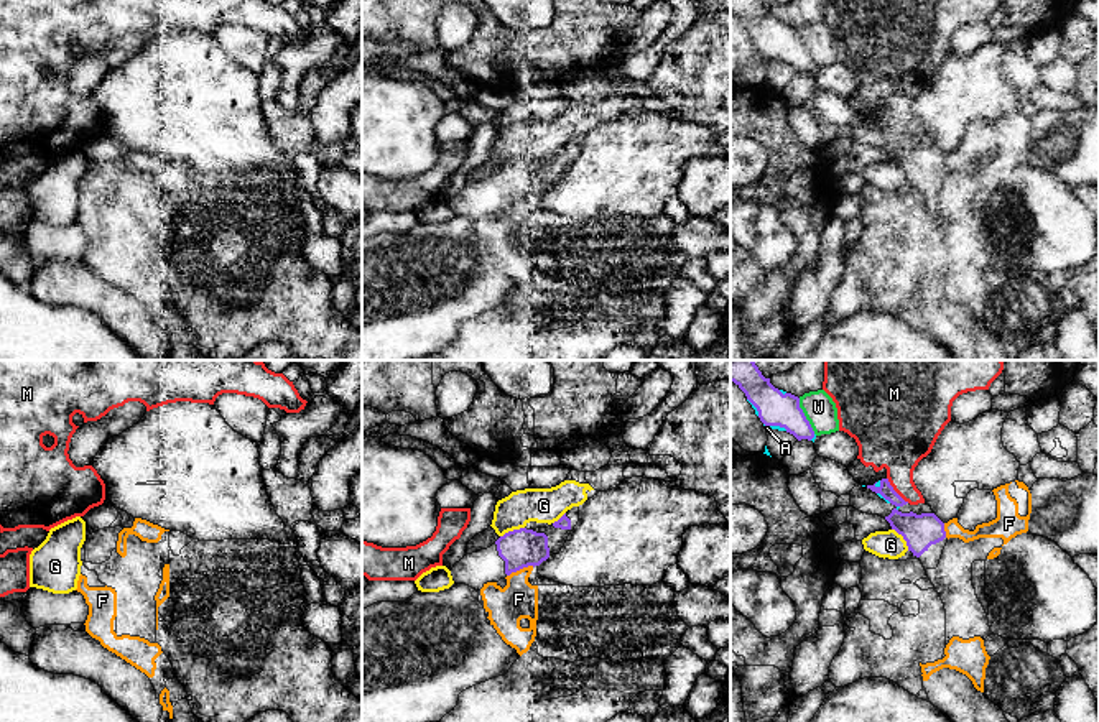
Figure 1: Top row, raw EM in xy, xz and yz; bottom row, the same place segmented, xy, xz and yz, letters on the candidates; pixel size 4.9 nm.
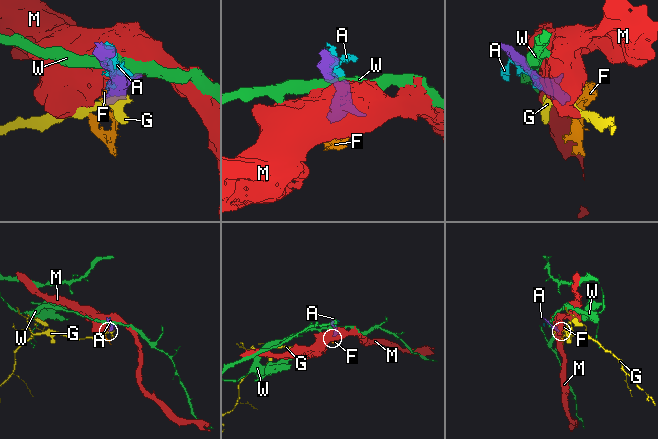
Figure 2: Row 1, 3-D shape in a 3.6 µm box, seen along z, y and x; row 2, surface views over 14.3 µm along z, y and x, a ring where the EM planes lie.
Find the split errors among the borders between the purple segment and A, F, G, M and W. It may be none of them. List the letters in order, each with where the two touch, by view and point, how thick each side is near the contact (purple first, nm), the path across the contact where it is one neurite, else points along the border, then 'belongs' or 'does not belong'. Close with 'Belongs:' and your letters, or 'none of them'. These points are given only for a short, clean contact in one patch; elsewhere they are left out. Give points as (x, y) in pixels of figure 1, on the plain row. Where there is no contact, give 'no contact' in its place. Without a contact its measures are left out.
A: contact yz (775, 56); calibres 160 and 20 nm; belongs
F: contact xz (520, 199); calibres 190 and 190 nm; belongs
G: contact yz (904, 170); calibres 170 and 130 nm; does not belong
M: contact yz (894, 122); calibres 70 and 300 nm; does not belong
W: contact yz (805, 48); calibres 160 and 160 nm; does not belong
Belongs: A, F

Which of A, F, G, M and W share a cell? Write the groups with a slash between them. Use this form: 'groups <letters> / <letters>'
groups A F / G / M / W

